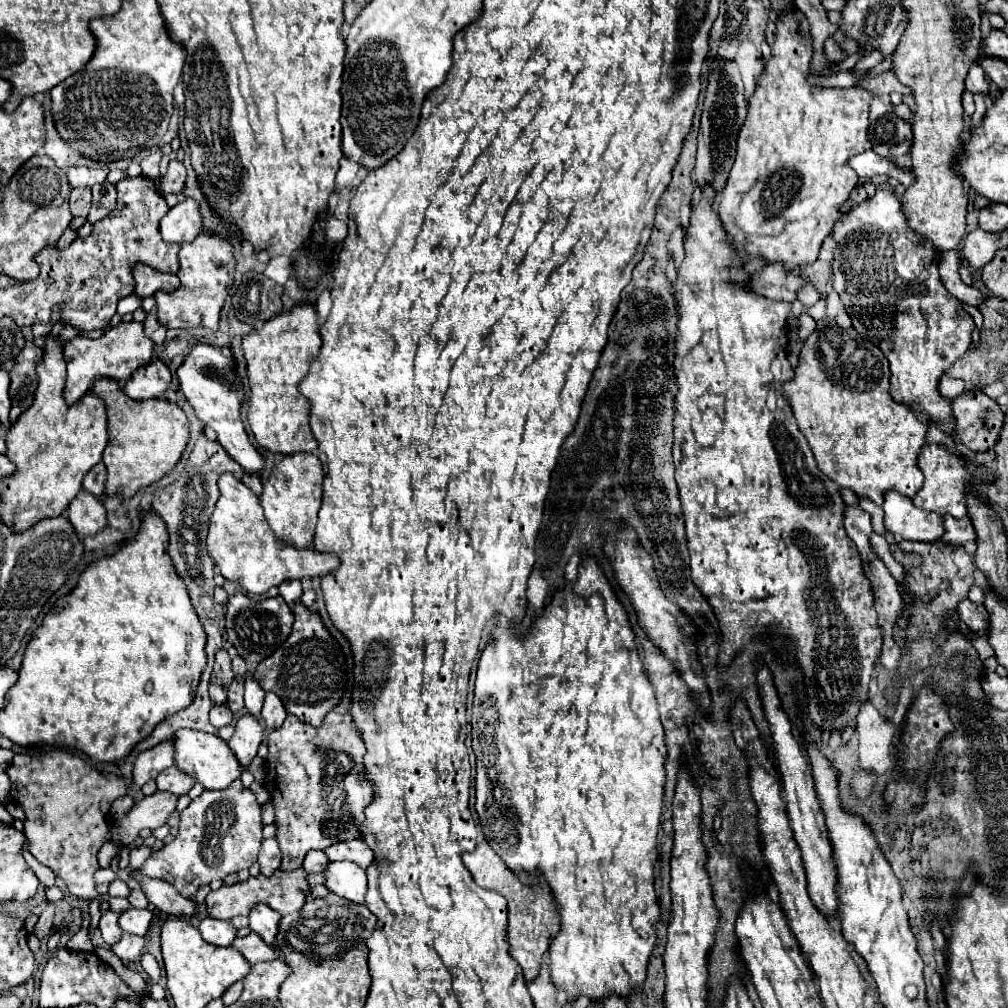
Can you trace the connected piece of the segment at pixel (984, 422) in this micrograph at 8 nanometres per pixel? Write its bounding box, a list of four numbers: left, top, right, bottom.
[953,387,1005,453]

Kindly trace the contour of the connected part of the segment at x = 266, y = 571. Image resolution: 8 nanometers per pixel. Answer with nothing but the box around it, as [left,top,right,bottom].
[207,473,339,593]

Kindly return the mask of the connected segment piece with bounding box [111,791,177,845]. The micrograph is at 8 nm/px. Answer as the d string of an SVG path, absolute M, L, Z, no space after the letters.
M157 791L151 797L141 799L125 817L115 821L111 827L111 841L117 845L129 845L135 837L139 837L141 829L157 829L165 825L175 807L177 795L167 791Z

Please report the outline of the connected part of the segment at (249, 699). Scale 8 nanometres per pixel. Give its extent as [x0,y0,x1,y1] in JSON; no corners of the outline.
[245,671,265,717]

